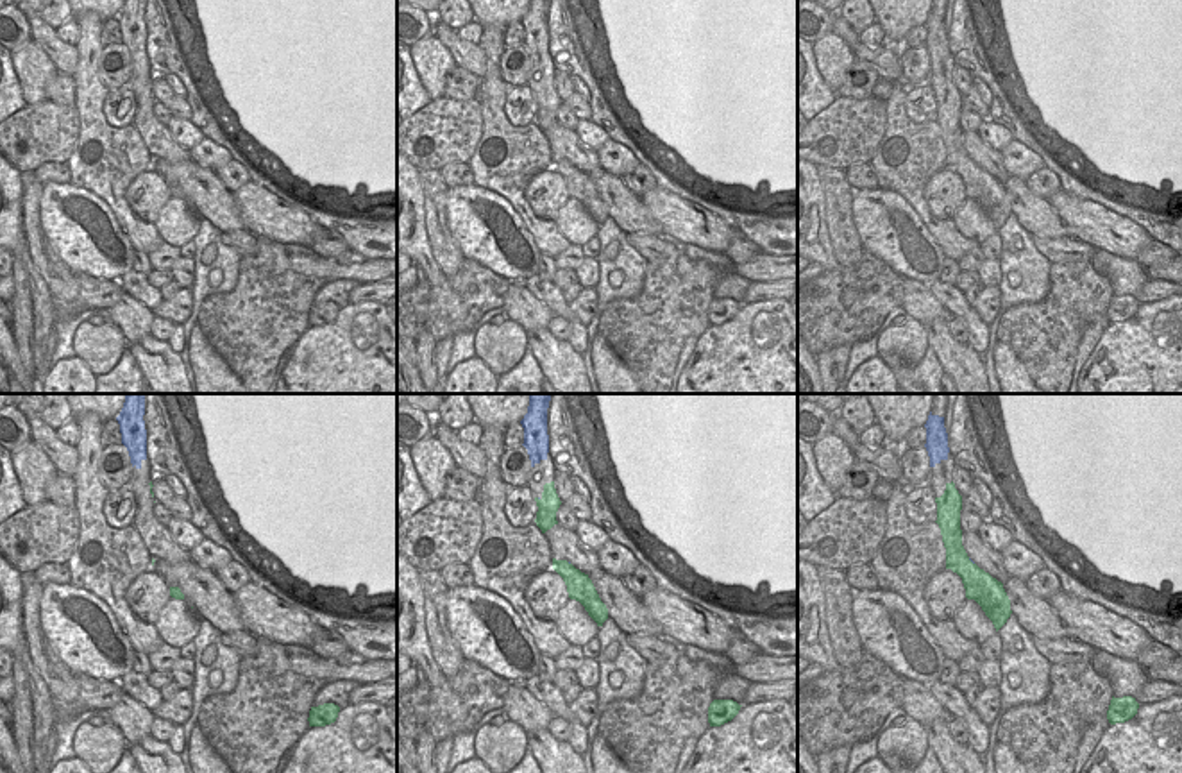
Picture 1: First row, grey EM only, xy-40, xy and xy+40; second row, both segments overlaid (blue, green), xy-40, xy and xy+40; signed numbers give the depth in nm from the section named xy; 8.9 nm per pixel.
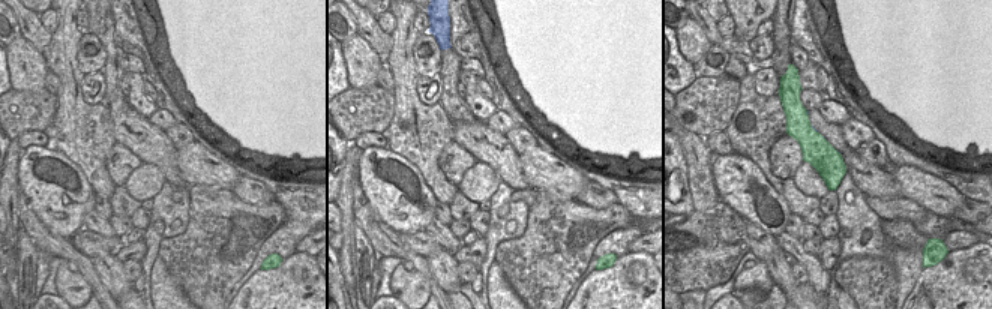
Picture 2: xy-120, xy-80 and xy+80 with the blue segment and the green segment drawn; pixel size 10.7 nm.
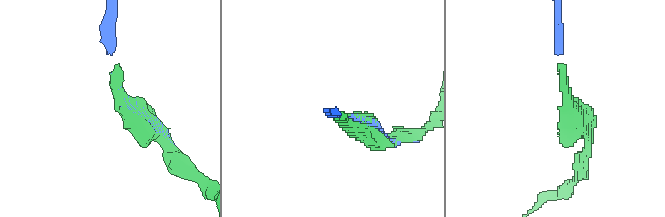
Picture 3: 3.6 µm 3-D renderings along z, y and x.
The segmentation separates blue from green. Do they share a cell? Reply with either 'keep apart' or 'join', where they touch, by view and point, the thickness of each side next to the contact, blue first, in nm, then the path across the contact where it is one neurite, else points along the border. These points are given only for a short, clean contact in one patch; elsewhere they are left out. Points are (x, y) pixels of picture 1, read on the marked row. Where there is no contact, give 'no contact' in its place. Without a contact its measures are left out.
join; meets blue in xy+40 at (971, 560); 30 nm thick on the blue side, 280 nm on the other

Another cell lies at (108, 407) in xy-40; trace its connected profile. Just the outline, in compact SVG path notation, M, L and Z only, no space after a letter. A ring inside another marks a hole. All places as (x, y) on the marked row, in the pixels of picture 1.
M66 394L73 417L95 412L102 420L116 419L123 408L127 394Z

